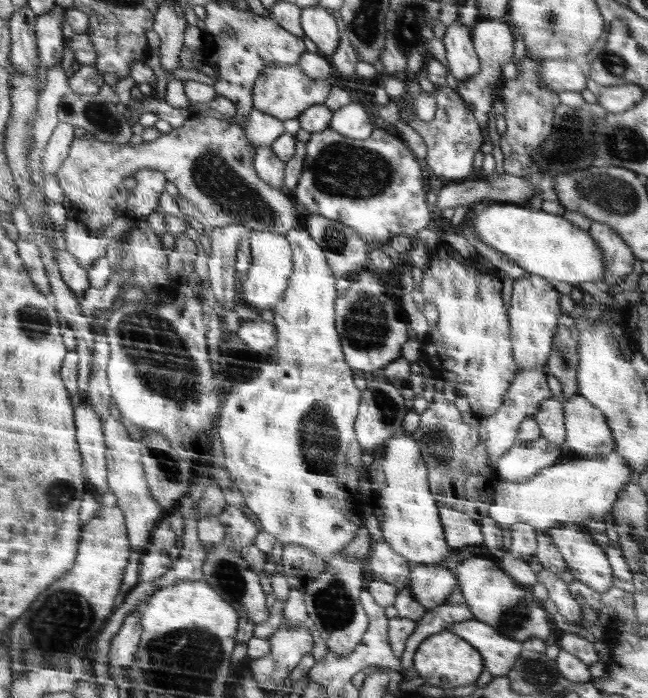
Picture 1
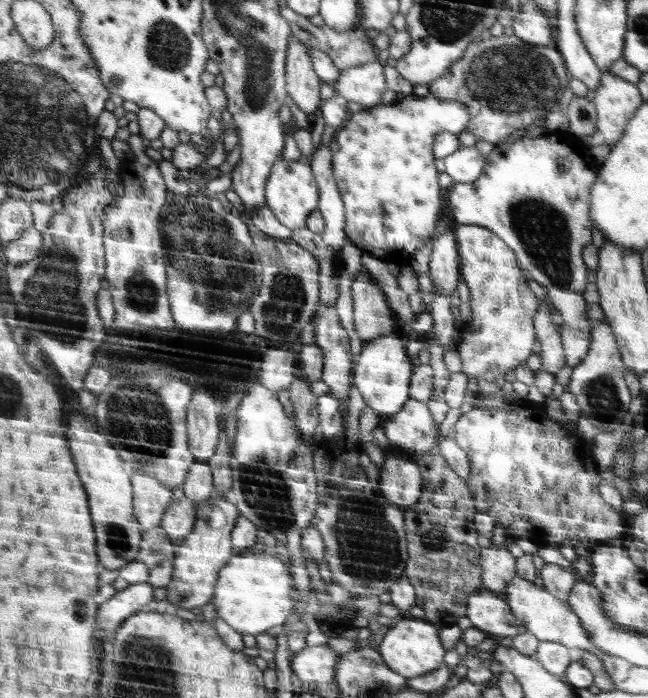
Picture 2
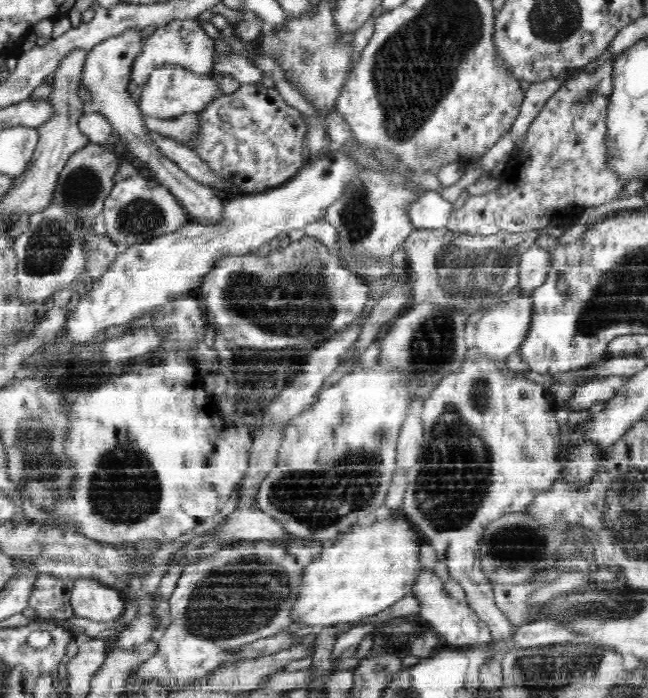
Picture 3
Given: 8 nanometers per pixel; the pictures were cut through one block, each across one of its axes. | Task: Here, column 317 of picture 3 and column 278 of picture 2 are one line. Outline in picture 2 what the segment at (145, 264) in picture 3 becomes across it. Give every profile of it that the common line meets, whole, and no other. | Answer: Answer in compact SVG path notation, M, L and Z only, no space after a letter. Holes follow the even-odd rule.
M304 157L297 161L282 158L277 160L273 167L273 174L269 176L269 184L266 187L266 200L272 212L282 225L286 225L291 230L305 230L308 215L316 206L320 206L320 188L316 188L316 183L310 172L310 162Z

